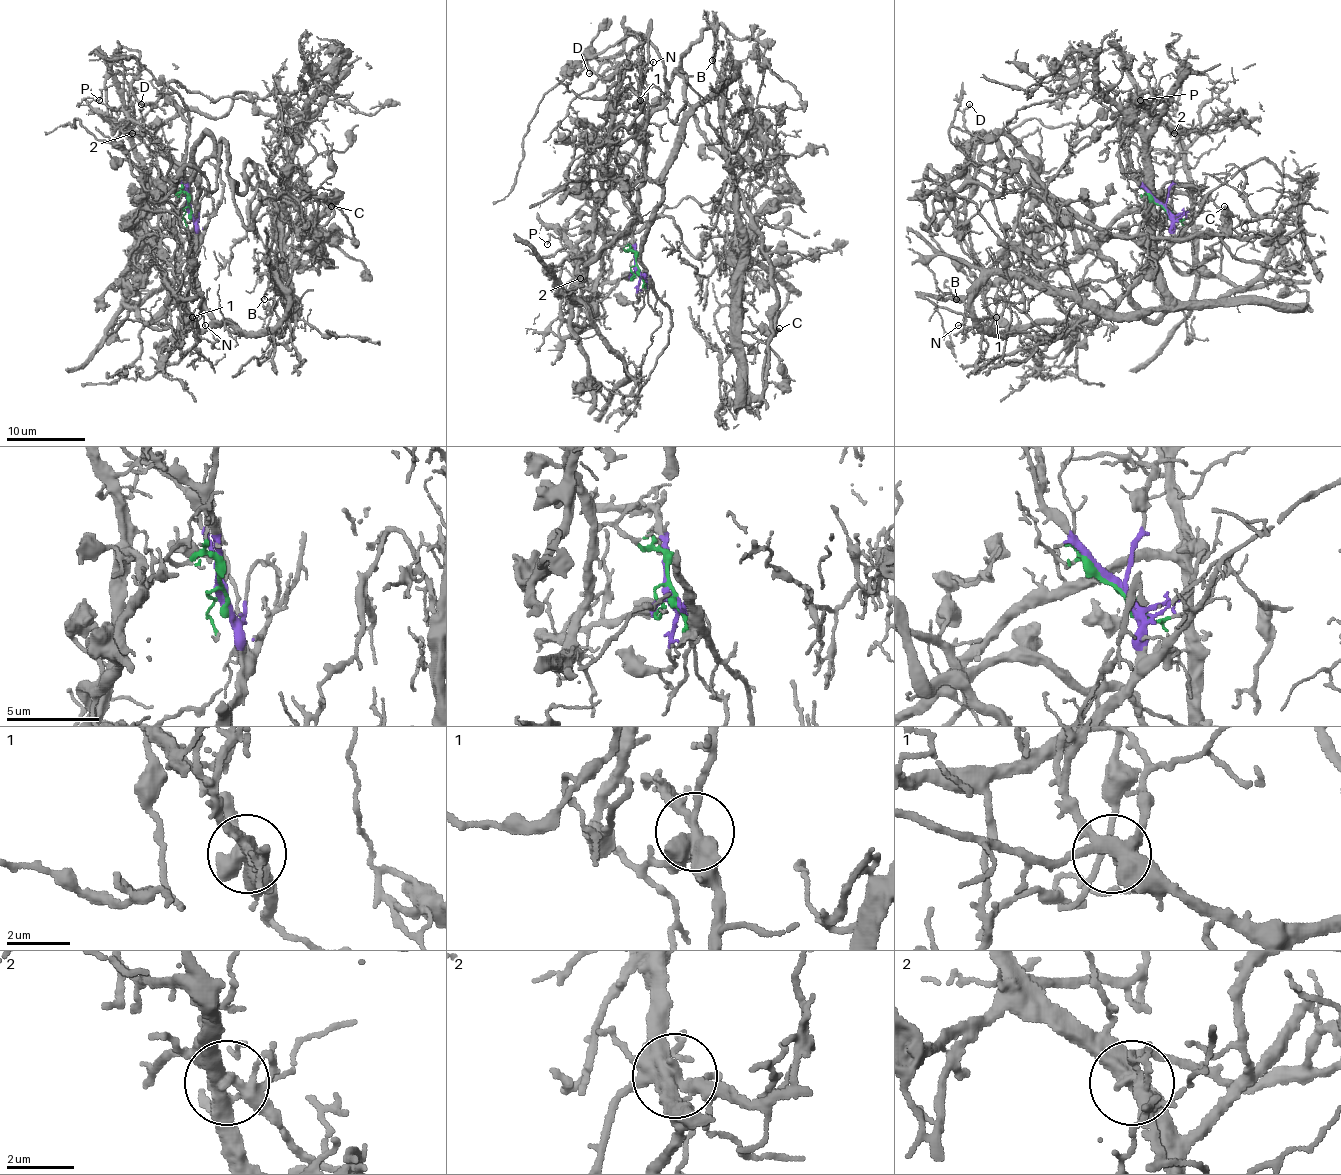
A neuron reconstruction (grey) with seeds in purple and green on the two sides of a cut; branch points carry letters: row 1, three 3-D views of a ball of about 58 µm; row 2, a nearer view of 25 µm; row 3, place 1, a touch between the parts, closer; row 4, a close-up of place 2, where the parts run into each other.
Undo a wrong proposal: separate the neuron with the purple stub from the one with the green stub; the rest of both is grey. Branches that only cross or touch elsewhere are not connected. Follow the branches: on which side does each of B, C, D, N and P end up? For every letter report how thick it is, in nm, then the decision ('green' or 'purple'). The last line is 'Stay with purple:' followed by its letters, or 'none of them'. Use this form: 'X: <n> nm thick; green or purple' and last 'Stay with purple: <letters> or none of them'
B: 110 nm thick; purple
C: 500 nm thick; green
D: 130 nm thick; green
N: 140 nm thick; purple
P: 100 nm thick; green
Stay with purple: B, N

